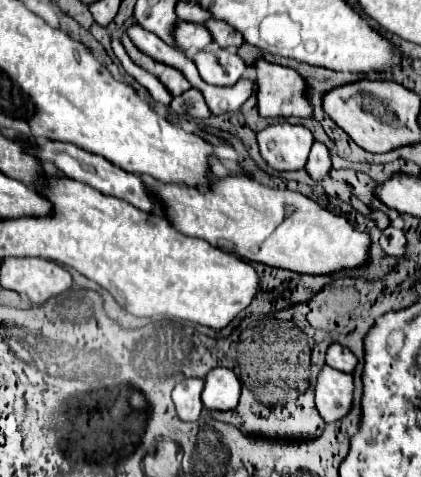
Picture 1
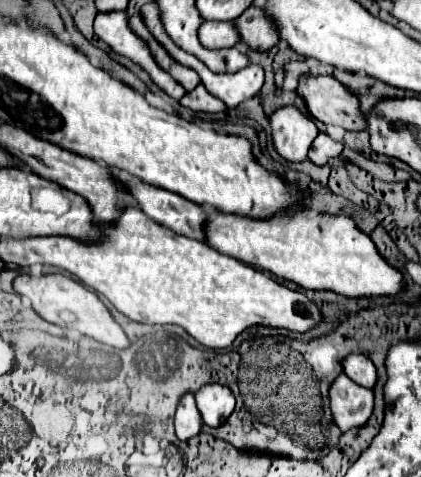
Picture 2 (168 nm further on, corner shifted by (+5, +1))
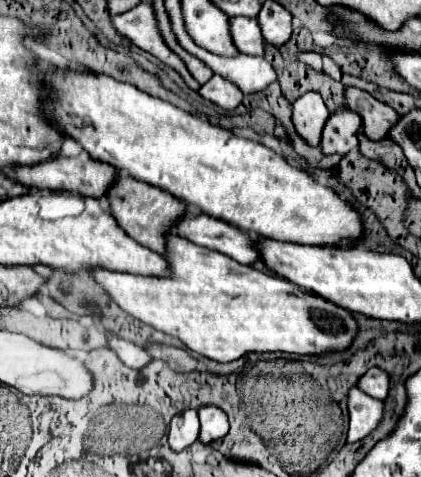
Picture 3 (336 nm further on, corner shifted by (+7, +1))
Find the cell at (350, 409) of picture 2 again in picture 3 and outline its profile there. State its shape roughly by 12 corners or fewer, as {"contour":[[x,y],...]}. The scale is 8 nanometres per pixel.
{"contour":[[351,387],[347,441],[367,437],[379,425],[383,401]]}

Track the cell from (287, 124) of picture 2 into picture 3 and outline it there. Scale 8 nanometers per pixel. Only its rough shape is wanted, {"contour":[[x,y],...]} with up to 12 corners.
{"contour":[[319,93],[293,101],[297,135],[317,147],[329,111]]}

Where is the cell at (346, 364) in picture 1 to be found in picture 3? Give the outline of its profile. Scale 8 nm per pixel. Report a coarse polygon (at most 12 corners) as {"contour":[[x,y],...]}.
{"contour":[[371,367],[359,377],[357,389],[383,401],[389,375]]}

